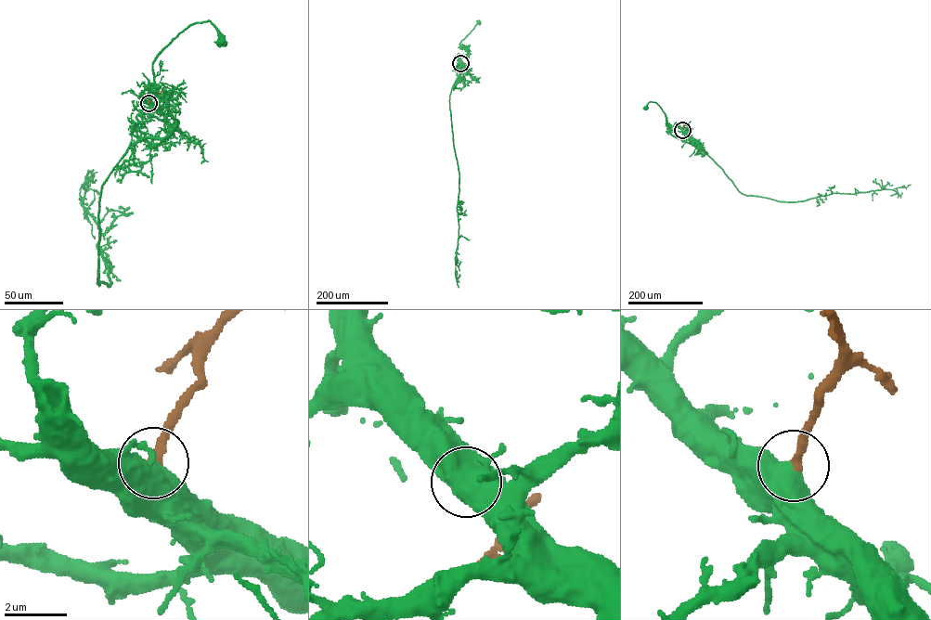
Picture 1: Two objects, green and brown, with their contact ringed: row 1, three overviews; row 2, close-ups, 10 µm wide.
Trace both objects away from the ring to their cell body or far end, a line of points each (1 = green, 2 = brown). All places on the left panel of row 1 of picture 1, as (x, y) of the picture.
1: (148, 103), (168, 121), (165, 138), (177, 121), (157, 94), (155, 57), (197, 23), (210, 20), (222, 43)
2: (148, 103), (165, 86)

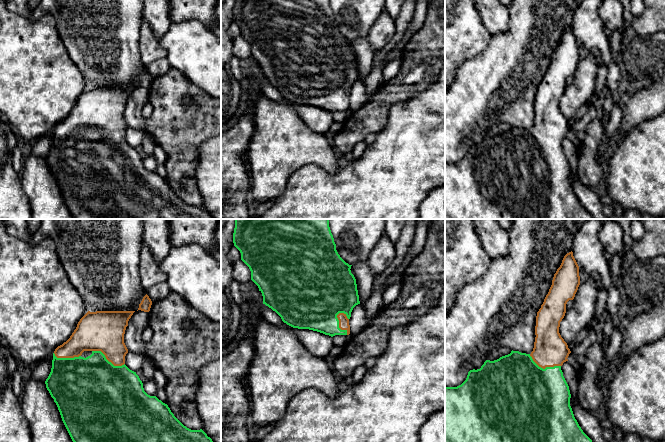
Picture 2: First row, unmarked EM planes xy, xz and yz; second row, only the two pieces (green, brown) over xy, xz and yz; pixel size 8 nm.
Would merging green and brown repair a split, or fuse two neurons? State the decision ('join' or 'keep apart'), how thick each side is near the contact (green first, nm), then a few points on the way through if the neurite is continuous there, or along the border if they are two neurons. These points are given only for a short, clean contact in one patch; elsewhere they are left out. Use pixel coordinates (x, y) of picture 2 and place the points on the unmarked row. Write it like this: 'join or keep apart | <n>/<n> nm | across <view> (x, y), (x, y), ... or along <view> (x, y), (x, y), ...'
join | 400/80 nm

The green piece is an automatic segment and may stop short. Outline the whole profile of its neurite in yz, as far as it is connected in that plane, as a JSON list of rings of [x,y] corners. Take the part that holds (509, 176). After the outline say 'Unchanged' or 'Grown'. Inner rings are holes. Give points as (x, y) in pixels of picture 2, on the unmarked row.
[[[573,28],[567,29],[554,50],[552,61],[546,71],[541,84],[537,88],[535,102],[535,118],[533,127],[530,130],[519,127],[511,127],[510,130],[500,133],[497,136],[486,136],[480,145],[473,145],[468,148],[466,156],[457,163],[445,163],[445,219],[593,219],[592,216],[583,208],[577,196],[574,193],[570,182],[570,166],[563,152],[561,142],[568,137],[571,129],[567,119],[559,109],[560,98],[566,89],[566,80],[573,76],[580,61],[579,42],[573,32]]]. Grown

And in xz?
[[[235,0],[233,9],[234,22],[241,29],[241,36],[251,47],[251,56],[258,62],[263,72],[263,80],[275,87],[287,101],[298,105],[309,105],[329,111],[349,111],[349,95],[353,84],[360,80],[356,55],[351,49],[351,42],[338,30],[329,0]]]. Grown

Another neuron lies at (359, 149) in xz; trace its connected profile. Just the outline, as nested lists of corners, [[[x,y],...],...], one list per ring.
[[[365,140],[356,144],[353,150],[351,151],[351,153],[354,156],[354,159],[359,159],[360,157],[362,157],[366,149],[367,149],[367,144]]]

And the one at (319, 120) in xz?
[[[263,79],[258,80],[257,84],[258,92],[267,98],[284,105],[293,106],[304,123],[313,131],[322,134],[326,134],[329,131],[333,123],[333,114],[331,112],[309,105],[293,104],[284,99],[275,87]]]

